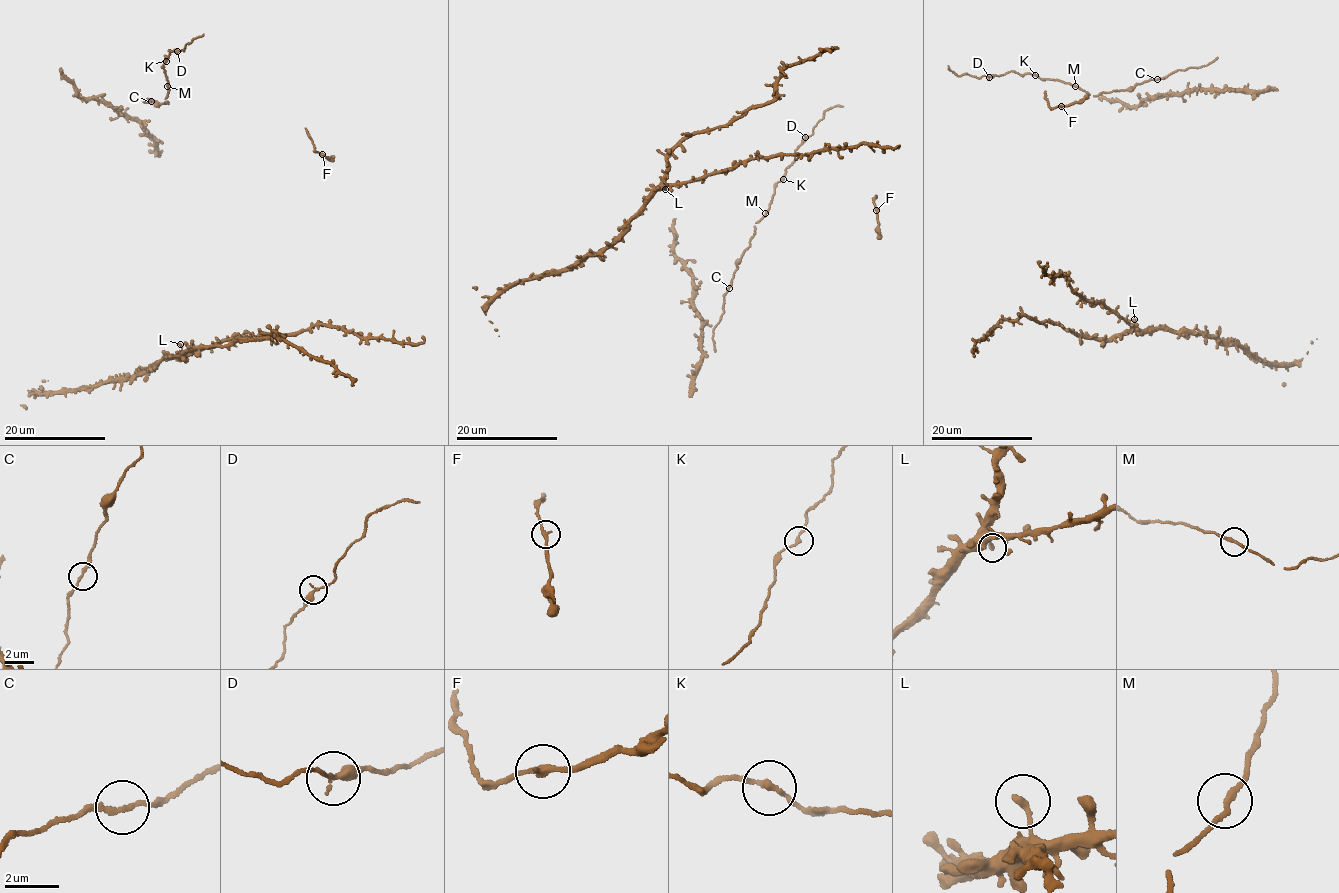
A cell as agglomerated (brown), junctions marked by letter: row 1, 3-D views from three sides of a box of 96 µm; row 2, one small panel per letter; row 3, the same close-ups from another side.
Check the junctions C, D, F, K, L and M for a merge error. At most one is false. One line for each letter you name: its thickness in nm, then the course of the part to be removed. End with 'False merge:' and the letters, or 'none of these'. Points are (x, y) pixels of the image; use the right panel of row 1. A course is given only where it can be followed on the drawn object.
False merge: none of these

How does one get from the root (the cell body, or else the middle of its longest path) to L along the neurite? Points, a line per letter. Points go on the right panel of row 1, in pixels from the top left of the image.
L: (1179, 331), (1155, 327), (1140, 329), (1134, 325), (1134, 319)

